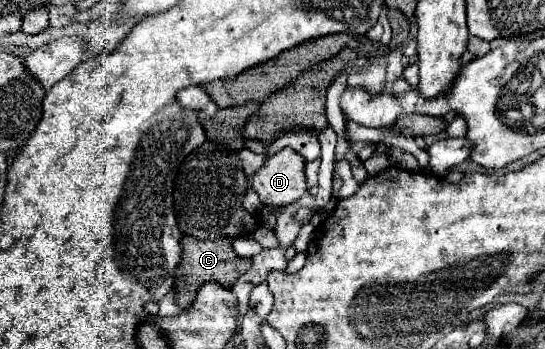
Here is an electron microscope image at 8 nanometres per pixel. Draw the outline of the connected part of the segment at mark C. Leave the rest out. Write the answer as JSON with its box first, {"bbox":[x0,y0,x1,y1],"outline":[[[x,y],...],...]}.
{"bbox":[175,236,251,308],"outline":[[[183,236],[181,238],[181,246],[183,246],[183,254],[181,254],[181,262],[177,266],[177,274],[175,274],[175,302],[181,308],[189,308],[191,302],[195,300],[197,288],[203,282],[217,282],[225,288],[231,288],[233,282],[251,268],[251,260],[249,258],[241,258],[233,252],[231,248],[231,238],[215,238],[215,240],[197,240],[191,236]]]}

